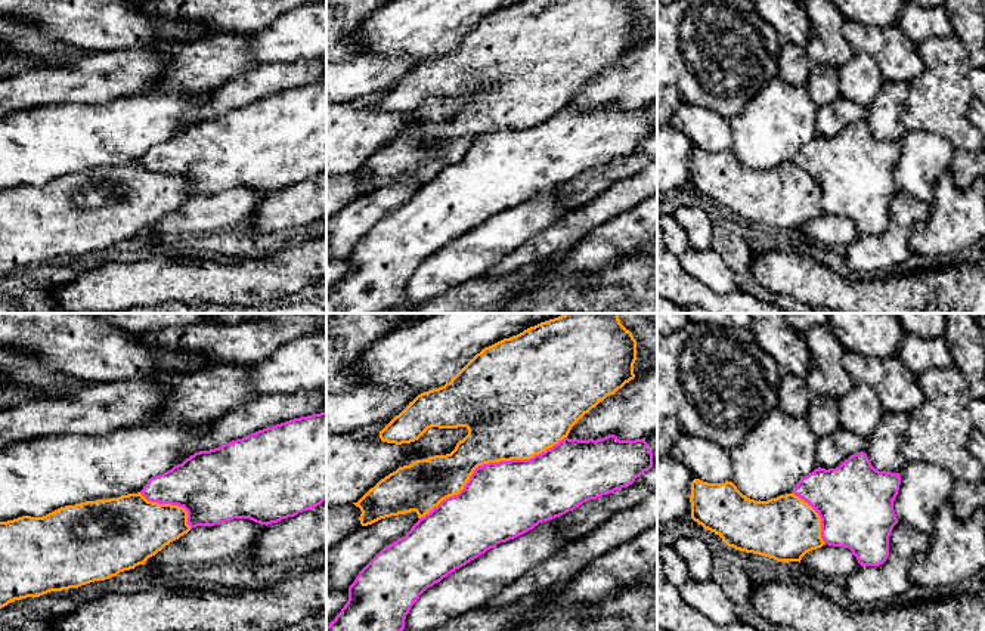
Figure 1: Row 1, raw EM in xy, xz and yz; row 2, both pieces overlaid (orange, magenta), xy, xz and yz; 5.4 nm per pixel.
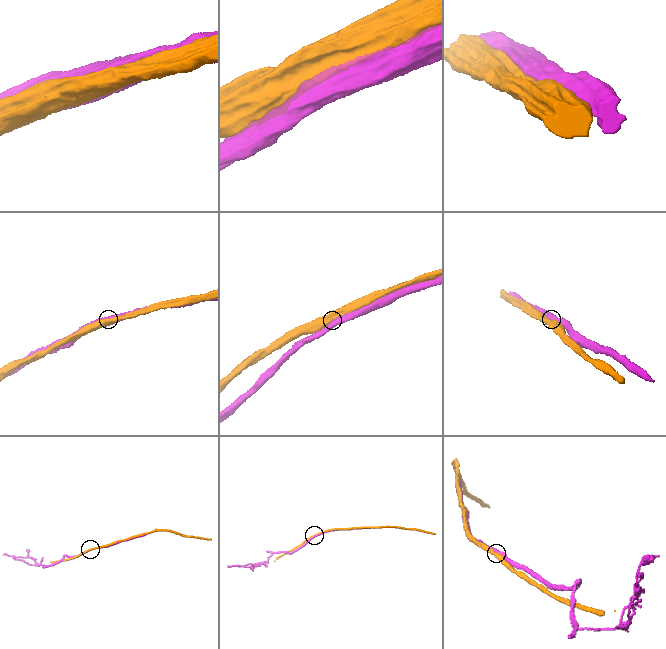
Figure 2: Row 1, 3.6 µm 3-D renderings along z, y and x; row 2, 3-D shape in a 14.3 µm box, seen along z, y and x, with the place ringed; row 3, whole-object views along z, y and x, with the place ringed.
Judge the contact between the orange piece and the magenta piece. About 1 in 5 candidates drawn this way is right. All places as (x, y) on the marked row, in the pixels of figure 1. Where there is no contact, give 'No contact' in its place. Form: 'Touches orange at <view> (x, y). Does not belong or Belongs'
Touches orange at xz (489, 461). Does not belong

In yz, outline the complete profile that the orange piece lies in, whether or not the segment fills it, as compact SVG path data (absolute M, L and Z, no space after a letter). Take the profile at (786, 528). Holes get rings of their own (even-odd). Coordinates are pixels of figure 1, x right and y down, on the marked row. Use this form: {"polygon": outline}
{"polygon": "M691 482L691 519L735 550L799 562L824 544L818 513L794 494L768 501L743 495L732 482Z"}

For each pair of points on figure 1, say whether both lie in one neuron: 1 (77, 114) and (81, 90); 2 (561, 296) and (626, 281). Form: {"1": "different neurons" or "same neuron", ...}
{"1": "different neurons", "2": "same neuron"}

